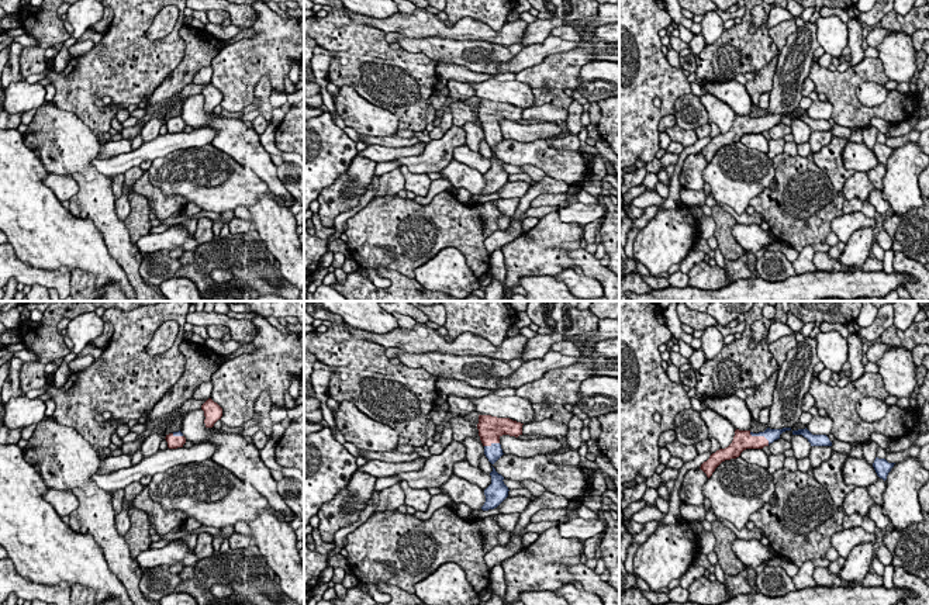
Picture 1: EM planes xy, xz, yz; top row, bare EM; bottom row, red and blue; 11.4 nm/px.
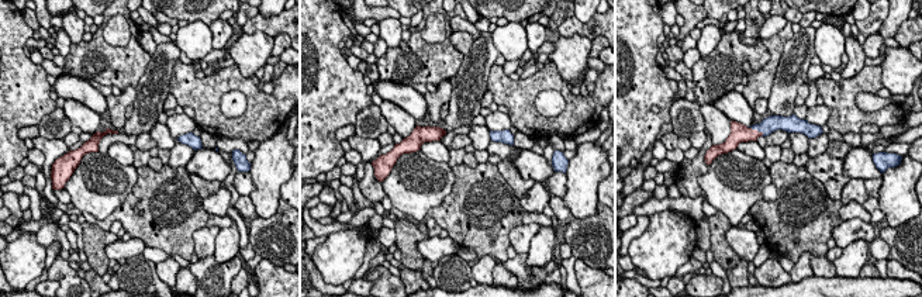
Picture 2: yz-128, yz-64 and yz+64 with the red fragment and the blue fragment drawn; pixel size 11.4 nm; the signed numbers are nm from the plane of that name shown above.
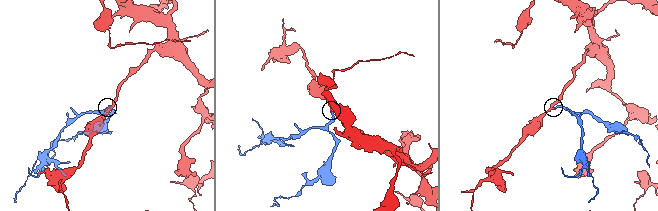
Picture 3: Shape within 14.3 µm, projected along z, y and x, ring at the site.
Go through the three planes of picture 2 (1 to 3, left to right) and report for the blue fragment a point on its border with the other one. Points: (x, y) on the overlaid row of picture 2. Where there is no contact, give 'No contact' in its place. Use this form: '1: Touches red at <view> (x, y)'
1: No contact
2: No contact
3: Touches red at yz+64 (756, 130)

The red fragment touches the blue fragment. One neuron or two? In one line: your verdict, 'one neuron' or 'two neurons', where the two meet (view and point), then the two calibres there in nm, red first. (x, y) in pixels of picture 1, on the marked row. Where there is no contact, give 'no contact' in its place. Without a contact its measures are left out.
one neuron; meets red in yz at (760, 436); 220 nm thick on the red side, 140 nm on the other

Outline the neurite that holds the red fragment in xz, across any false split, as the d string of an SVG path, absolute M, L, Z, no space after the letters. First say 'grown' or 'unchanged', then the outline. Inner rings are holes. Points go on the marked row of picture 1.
grown; M479 415L479 436L484 446L484 454L491 464L494 464L504 453L500 445L503 435L518 438L522 435L521 422L510 418L497 418L491 415Z

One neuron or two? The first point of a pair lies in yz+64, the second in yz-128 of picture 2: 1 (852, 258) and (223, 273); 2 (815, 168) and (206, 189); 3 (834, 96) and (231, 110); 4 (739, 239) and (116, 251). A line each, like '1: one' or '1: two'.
1: two
2: one
3: two
4: one

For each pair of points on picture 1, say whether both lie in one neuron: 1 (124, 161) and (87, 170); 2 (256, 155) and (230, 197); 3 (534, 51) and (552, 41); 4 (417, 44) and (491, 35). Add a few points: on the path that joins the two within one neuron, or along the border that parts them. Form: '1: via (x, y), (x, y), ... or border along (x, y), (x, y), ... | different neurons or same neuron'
1: border along (95, 158), (92, 163), (110, 177) | different neurons
2: border along (220, 149), (249, 168), (270, 192) | different neurons
3: via (538, 51), (548, 45) | same neuron
4: border along (422, 37), (484, 40), (487, 42) | different neurons

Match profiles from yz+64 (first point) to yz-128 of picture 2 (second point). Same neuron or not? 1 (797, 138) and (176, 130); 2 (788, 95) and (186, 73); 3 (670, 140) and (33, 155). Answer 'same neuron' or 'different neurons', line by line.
1: different neurons
2: different neurons
3: different neurons

